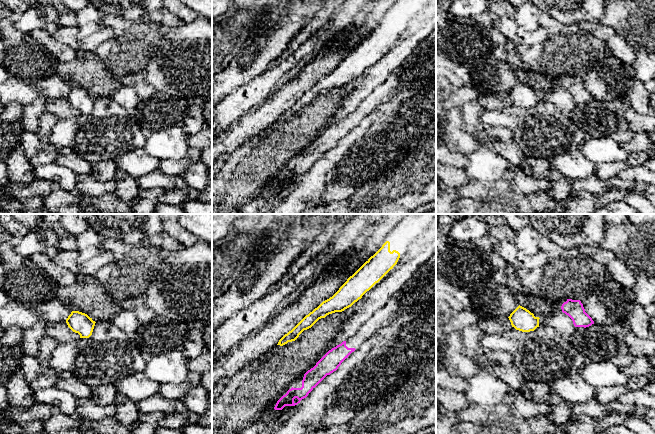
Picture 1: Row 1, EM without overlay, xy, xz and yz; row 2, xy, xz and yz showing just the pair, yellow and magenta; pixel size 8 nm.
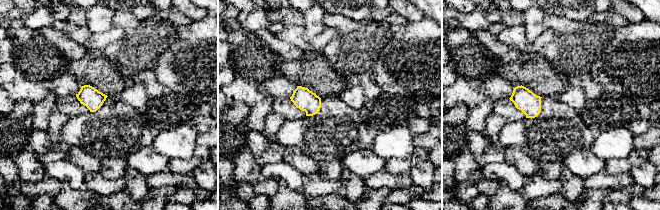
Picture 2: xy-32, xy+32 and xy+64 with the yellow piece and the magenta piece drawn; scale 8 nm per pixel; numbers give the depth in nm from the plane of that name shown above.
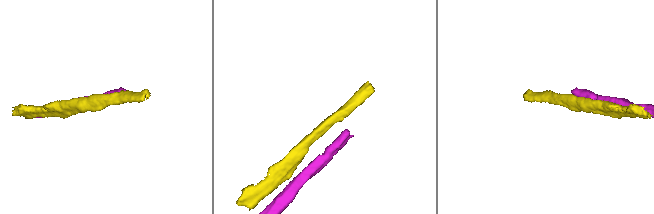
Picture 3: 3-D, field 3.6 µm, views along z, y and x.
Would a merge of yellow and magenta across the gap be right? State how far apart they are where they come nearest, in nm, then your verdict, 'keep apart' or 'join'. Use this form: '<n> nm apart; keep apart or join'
190 nm apart; keep apart

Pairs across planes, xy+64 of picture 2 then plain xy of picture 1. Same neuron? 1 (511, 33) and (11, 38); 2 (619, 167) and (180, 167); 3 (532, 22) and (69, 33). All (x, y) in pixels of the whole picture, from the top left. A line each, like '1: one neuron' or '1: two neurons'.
1: two neurons
2: one neuron
3: two neurons

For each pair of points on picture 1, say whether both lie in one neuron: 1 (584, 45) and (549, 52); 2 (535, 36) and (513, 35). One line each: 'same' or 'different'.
1: same
2: same

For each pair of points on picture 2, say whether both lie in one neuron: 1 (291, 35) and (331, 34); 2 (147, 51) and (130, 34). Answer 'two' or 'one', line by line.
1: one
2: one

